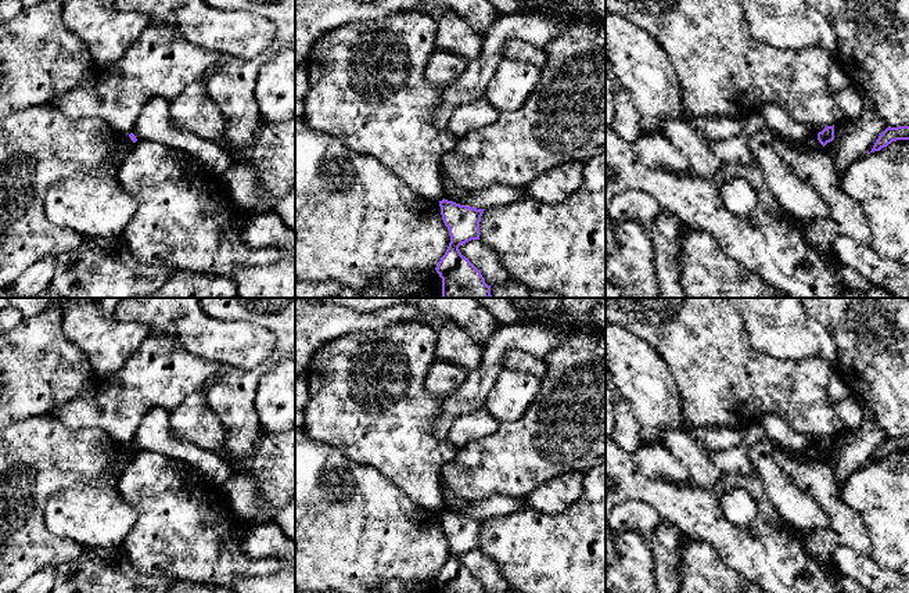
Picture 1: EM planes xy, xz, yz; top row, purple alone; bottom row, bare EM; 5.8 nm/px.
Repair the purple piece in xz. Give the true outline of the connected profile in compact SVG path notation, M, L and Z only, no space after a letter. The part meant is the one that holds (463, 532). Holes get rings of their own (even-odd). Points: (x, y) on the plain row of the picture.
M439 511L441 525L449 540L450 553L435 581L442 593L485 593L481 582L461 565L459 557L479 550L479 532L485 520L477 520L453 511Z

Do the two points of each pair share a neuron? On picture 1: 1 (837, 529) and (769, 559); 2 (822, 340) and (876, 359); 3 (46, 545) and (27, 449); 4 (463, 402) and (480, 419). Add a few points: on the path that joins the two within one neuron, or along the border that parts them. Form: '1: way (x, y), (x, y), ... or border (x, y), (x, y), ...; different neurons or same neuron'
1: border (793, 529), (802, 547), (826, 568); different neurons
2: border (816, 319), (836, 345), (836, 372); different neurons
3: way (28, 521), (20, 510), (20, 478), (24, 473); same neuron
4: border (484, 406), (459, 416), (448, 431); different neurons

